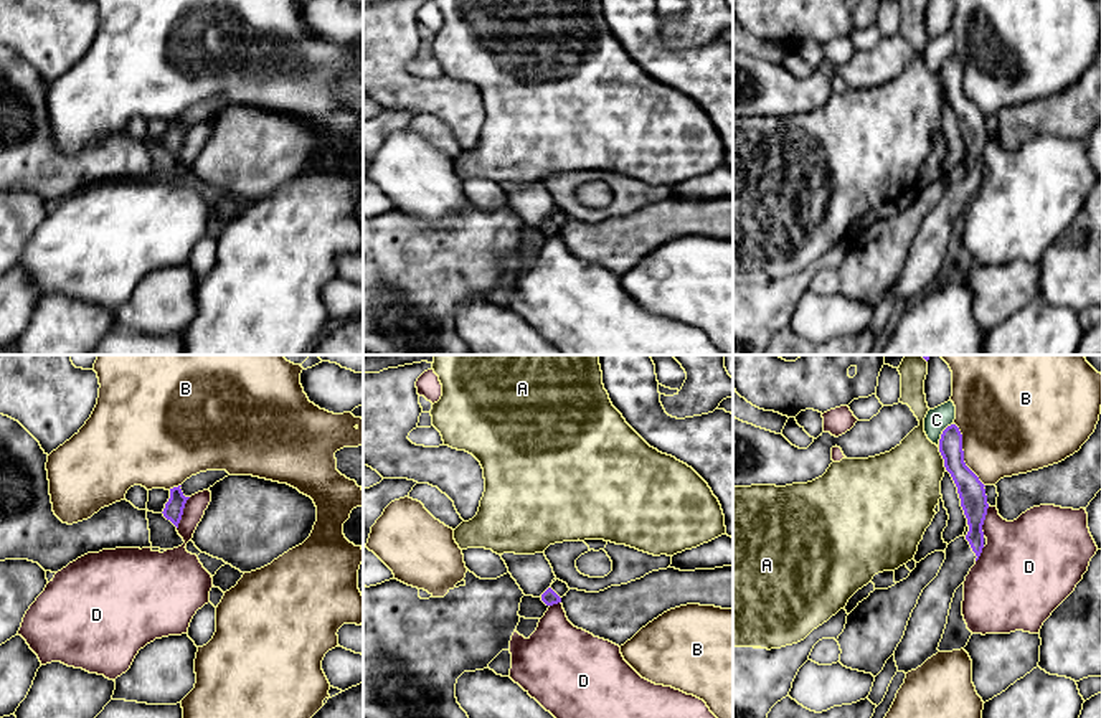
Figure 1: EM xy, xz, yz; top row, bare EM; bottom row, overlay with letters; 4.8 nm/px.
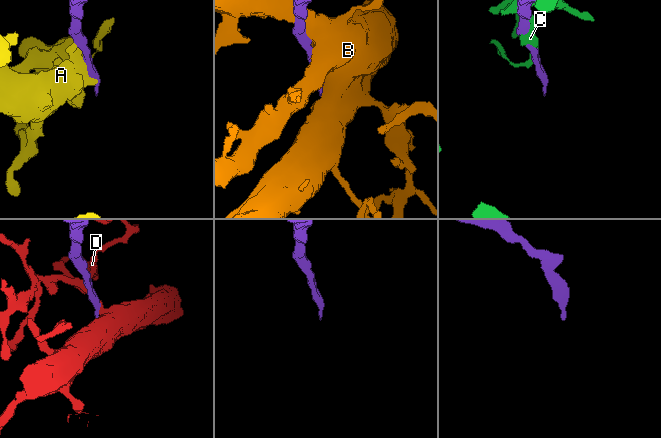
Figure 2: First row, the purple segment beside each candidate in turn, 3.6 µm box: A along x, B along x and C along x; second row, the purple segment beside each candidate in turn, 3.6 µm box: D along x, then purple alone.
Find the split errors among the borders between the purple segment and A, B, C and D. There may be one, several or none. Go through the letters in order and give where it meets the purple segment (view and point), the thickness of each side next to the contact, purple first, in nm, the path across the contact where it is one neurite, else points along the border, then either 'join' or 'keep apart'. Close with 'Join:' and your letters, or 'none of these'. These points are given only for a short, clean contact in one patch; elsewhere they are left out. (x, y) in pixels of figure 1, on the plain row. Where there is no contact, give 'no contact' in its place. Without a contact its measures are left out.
A: meets purple in yz at (943, 88); 130 nm thick on the purple side, 380 nm on the other; keep apart
B: meets purple in yz at (963, 85); 130 nm thick on the purple side, 440 nm on the other; keep apart
C: meets purple in yz at (941, 65); 110 nm thick on the purple side, 120 nm on the other; keep apart
D: meets purple in xy at (182, 144); 100 nm thick on the purple side, 170 nm on the other; border along xy (190, 127), (177, 159); keep apart
Join: none of these

